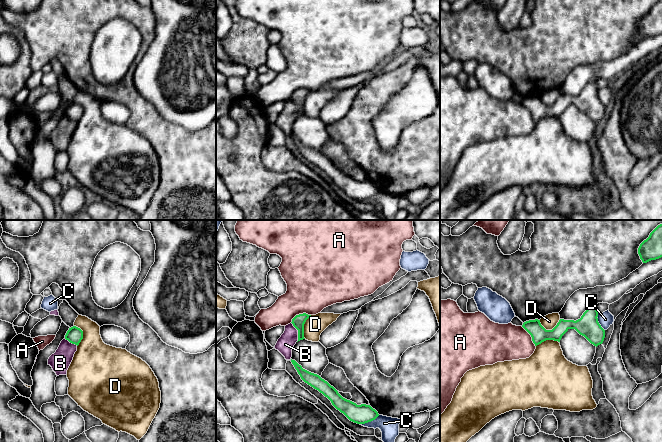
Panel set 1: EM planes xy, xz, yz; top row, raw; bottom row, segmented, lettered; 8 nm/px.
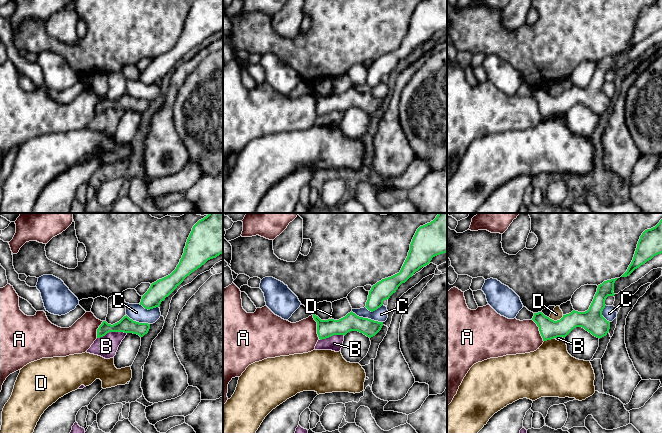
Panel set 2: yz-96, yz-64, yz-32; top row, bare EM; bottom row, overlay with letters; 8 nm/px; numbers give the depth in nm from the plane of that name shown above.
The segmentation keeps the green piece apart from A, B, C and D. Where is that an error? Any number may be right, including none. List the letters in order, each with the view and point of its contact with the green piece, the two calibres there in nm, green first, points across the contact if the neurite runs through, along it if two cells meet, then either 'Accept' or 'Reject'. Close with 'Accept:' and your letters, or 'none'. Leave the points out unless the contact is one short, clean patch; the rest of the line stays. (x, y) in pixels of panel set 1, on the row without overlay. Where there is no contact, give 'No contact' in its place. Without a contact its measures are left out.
A: Touches green at xz (299, 90). Thickness 100 nm (green) against 400 nm. Reject
B: Touches green at xz (298, 108). Thickness 100 nm (green) against 140 nm. Boundary: xz (291, 98), (297, 106), (297, 117). Reject
C: Touches green at xz (369, 197). Thickness 160 nm (green) against 150 nm. Reject
D: Touches green at yz (550, 106). Thickness 140 nm (green) against 120 nm. Reject
Accept: none

